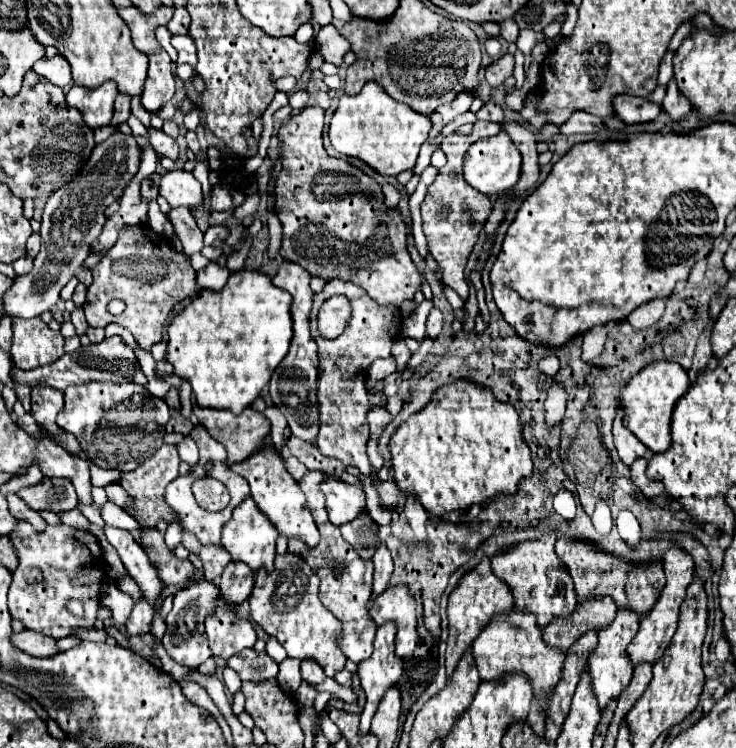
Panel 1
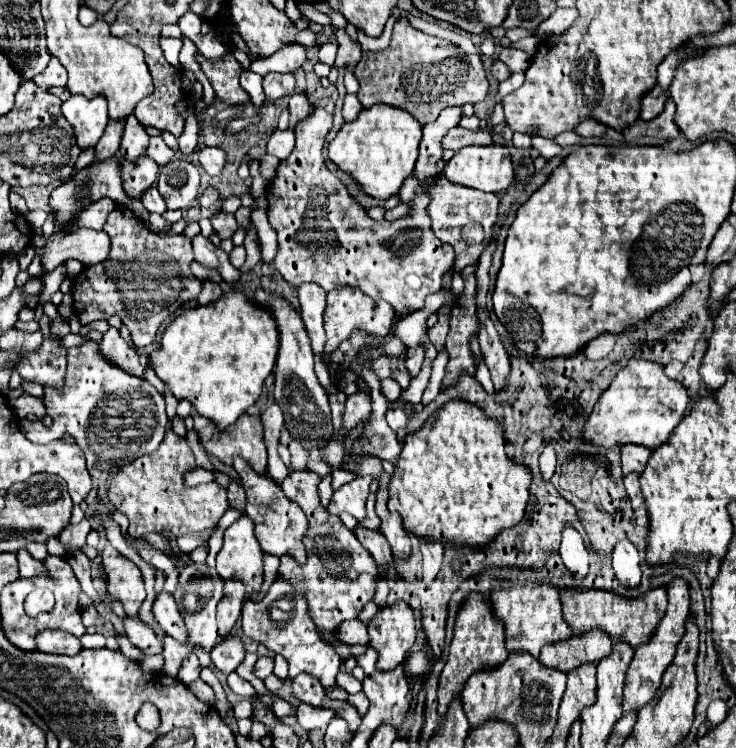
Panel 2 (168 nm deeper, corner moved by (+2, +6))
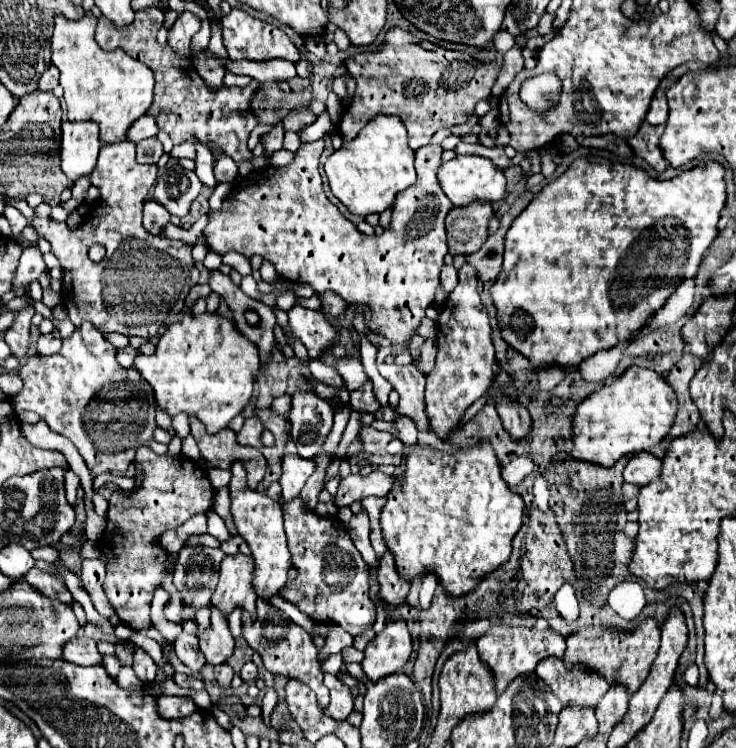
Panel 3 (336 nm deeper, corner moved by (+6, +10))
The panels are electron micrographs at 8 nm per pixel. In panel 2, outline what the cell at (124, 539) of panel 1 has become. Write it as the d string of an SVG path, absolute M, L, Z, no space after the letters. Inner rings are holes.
M161 592L157 596L157 600L153 602L153 614L155 614L155 620L159 622L159 626L171 638L175 638L181 644L187 644L187 628L183 624L183 618L179 614L179 608L177 608L173 596Z

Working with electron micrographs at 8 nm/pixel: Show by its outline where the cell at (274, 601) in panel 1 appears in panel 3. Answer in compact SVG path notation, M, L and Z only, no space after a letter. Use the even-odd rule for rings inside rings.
M247 620L243 622L243 636L247 638L247 644L257 650L263 658L263 664L269 672L285 678L299 678L305 682L315 694L321 708L329 706L329 690L323 684L323 670L317 658L317 648L313 644L313 638L307 630L297 626L295 622L259 622L259 620Z

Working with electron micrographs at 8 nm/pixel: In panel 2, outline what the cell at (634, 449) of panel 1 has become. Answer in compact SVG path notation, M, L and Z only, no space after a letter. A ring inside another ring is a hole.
M627 444L621 448L621 464L623 464L623 476L635 472L641 474L645 470L645 464L649 462L651 450L645 446L635 446Z

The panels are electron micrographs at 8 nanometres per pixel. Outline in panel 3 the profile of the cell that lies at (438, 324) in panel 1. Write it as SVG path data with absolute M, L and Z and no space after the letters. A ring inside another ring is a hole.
M381 364L379 374L391 382L391 386L399 392L397 414L405 414L415 420L419 430L429 428L429 418L425 416L425 374L419 372L415 364Z

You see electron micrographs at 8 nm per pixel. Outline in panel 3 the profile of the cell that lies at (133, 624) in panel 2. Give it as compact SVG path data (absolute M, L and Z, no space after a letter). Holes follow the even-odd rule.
M133 646L133 670L143 684L151 684L155 680L157 664L141 646Z

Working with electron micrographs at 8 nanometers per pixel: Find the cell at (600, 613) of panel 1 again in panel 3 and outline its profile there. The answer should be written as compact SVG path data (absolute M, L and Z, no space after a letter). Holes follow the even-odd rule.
M557 656L543 658L537 664L535 672L549 684L549 688L553 688L557 698L561 698L563 706L595 708L597 700L605 694L605 688L609 686L601 672L589 670L583 664L577 664L569 670L563 658Z

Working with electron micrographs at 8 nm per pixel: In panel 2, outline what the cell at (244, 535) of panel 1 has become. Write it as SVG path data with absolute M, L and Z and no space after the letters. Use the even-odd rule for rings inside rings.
M241 516L223 534L223 548L217 554L217 574L223 580L241 580L255 594L263 584L263 552L255 538L255 526Z

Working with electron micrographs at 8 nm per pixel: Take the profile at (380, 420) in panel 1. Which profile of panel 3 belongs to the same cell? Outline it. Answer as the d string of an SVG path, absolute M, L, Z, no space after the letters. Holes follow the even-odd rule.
M443 266L443 270L440 272L440 287L444 292L450 294L453 288L457 286L459 282L458 272L453 266Z

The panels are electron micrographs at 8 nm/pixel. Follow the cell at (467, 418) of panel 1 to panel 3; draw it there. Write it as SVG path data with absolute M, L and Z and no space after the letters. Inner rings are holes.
M489 440L475 446L453 446L453 452L433 452L425 458L407 456L403 480L395 482L381 510L381 530L401 574L411 580L427 570L435 572L451 596L473 590L479 578L509 558L511 540L523 522L523 498L501 478L501 466Z

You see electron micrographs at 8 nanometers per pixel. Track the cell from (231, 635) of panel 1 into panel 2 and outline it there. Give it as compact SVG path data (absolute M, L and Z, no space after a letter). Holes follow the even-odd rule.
M229 636L229 638L221 640L211 650L213 666L217 670L221 670L223 674L231 674L243 662L243 656L245 656L245 648L243 648L243 642L237 636Z

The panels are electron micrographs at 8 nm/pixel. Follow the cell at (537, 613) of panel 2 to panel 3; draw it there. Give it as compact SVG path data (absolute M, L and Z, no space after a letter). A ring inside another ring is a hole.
M491 624L489 634L481 636L477 642L481 658L493 668L493 676L497 682L497 694L501 688L507 688L509 680L519 676L521 672L533 672L535 664L545 656L563 656L565 638L555 630L537 630L537 628L515 628L507 624Z

